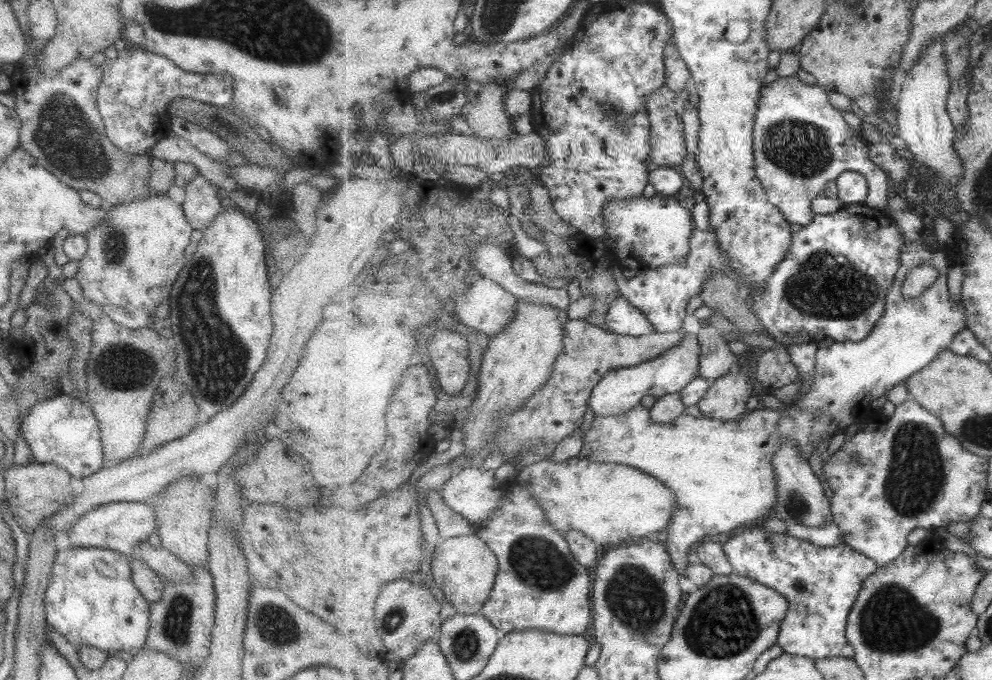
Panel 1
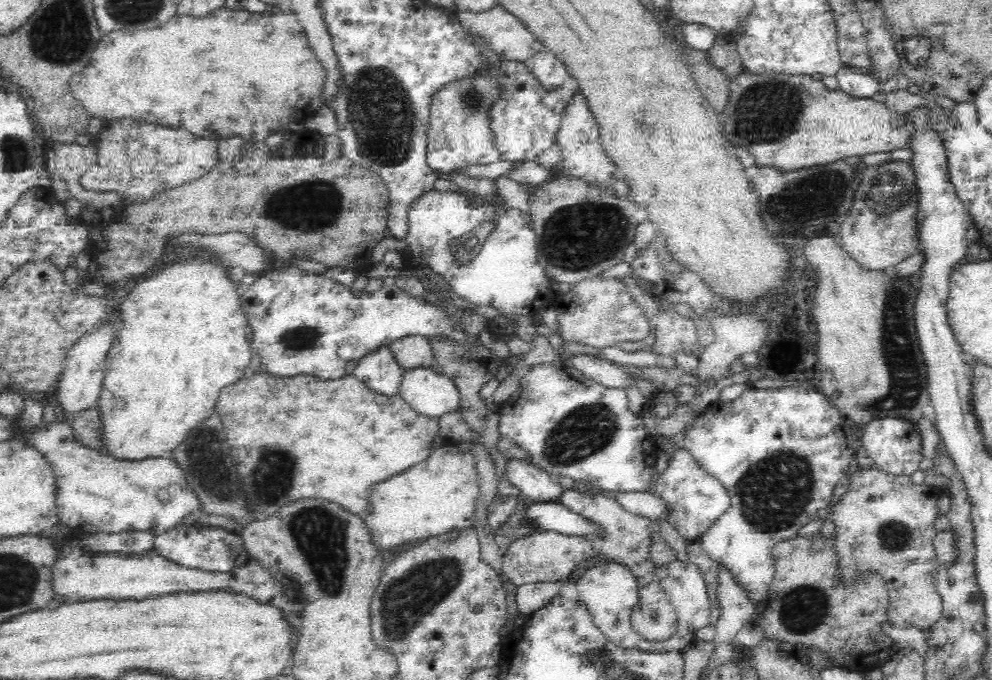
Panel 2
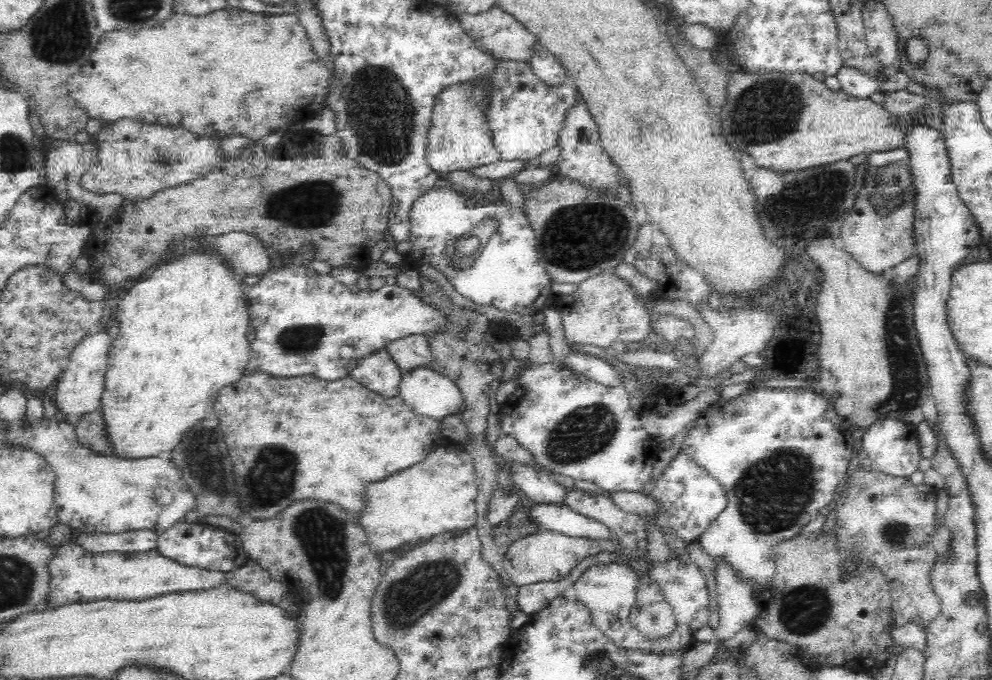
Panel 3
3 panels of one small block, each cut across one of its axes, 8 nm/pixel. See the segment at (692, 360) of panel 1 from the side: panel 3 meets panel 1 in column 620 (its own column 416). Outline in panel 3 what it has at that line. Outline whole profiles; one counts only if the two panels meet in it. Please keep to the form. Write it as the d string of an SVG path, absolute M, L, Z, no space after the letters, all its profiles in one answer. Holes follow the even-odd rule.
M431 367L403 374L399 397L414 414L438 422L452 414L462 414L466 409L460 387Z

